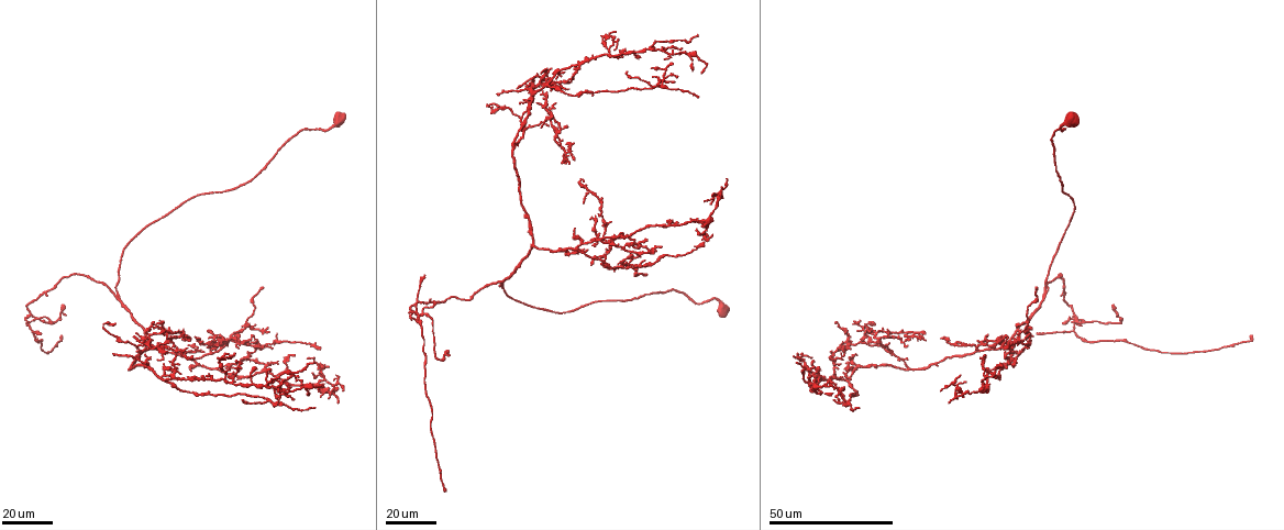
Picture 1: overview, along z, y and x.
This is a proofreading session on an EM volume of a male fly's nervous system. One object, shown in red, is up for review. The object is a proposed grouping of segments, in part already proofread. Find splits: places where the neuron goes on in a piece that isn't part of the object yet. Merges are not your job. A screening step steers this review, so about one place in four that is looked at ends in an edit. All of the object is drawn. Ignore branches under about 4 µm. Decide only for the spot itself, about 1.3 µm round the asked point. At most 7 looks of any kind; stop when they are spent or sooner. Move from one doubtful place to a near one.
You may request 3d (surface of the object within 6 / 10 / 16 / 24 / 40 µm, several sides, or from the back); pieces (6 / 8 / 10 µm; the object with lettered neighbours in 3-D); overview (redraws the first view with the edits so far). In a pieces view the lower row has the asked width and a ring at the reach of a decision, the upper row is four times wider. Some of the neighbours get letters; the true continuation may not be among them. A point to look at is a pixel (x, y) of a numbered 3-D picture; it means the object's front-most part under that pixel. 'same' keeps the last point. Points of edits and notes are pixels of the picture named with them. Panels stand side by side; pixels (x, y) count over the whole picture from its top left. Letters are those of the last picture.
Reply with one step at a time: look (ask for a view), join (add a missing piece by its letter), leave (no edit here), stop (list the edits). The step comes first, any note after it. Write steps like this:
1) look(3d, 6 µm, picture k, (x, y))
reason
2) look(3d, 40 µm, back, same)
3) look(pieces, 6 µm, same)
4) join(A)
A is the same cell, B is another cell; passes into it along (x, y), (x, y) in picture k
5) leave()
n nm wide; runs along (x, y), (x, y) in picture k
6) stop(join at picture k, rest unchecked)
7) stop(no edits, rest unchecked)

look(3d, 16 µm, picture 1, (661, 247))
tapers out

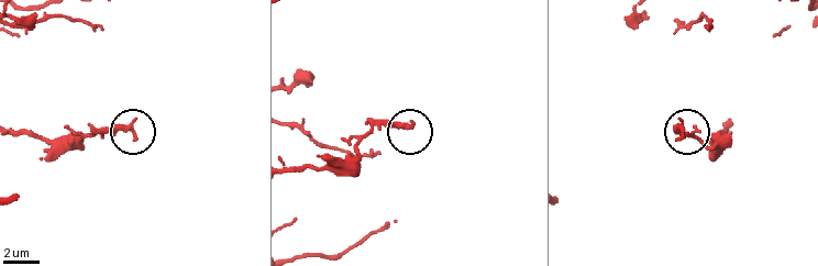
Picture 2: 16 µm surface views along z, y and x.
look(pieces, 6 µm, picture 2, (682, 122))

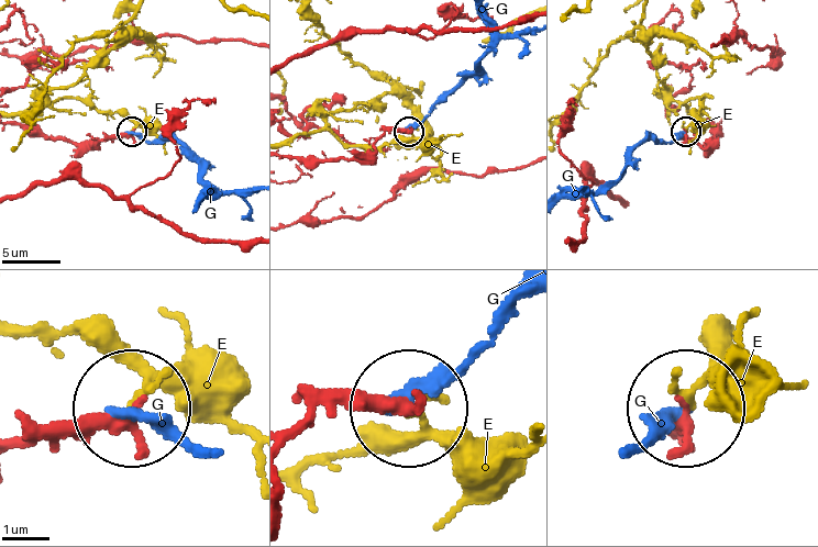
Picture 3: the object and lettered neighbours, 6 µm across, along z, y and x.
leave()
140 nm wide; E and G are other cells; runs along (296, 430), (332, 405), (410, 405) in picture 3; none of them fits

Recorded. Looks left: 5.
look(3d, 16 µm, picture 1, (297, 379))
tapers out

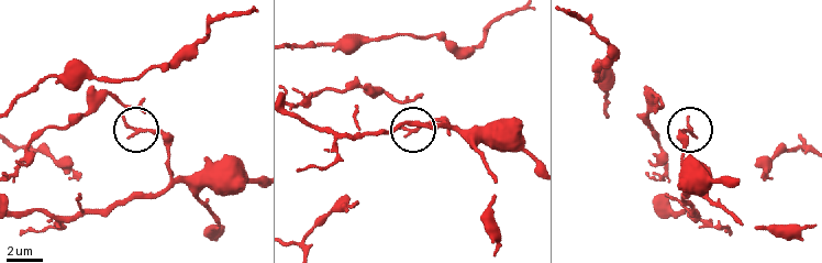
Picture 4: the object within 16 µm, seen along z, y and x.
look(pieces, 10 µm, picture 4, (686, 120))
what lies round it

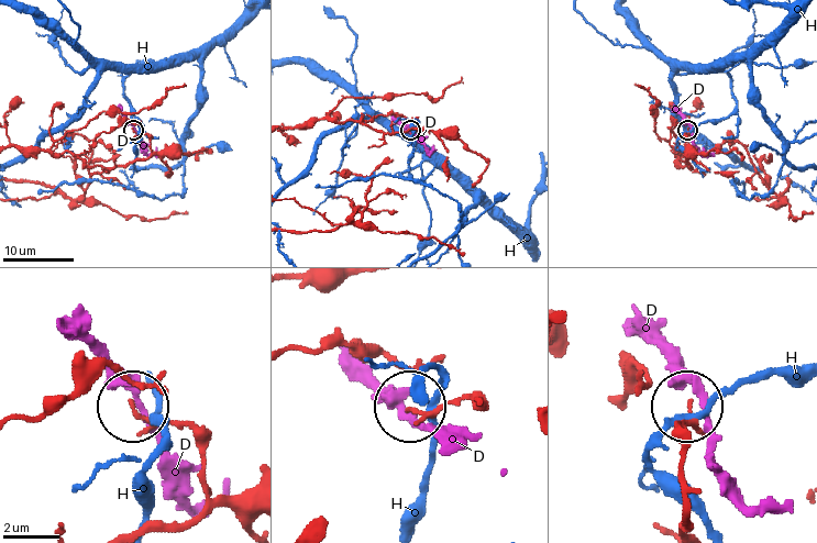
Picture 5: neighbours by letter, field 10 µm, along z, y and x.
leave()
140 nm wide; D and H are other cells; runs along (78, 157), (102, 167), (145, 159), (150, 141), (133, 131) in picture 5; none of them fits

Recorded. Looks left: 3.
look(3d, 24 µm, picture 1, (884, 327))
thin end

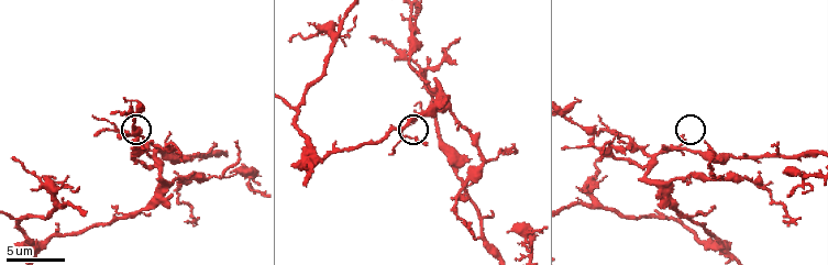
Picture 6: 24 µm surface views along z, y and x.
look(pieces, 8 µm, picture 6, (685, 141))
what lies round it

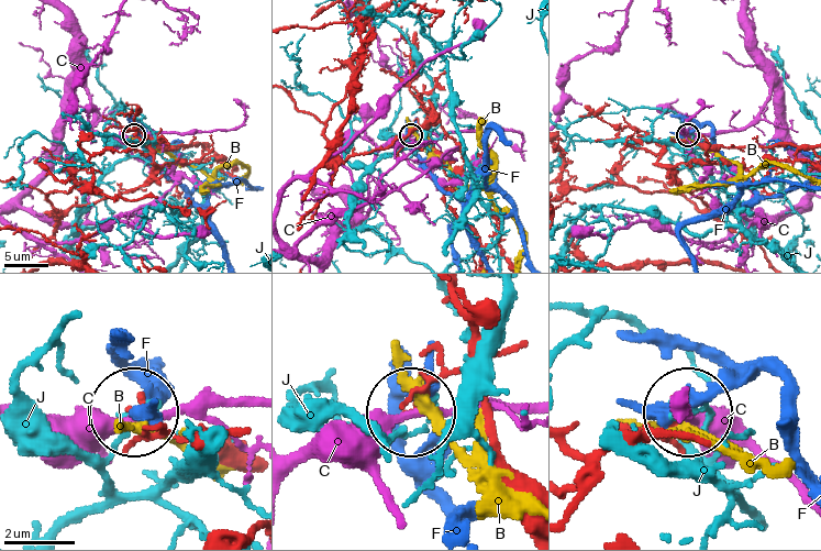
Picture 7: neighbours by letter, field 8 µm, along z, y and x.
leave()
B, C, F and J are other cells; runs along (488, 308), (467, 362), (435, 379), (411, 411) in picture 7; none of them fits

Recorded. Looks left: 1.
stop(no edits, rest unchecked)

